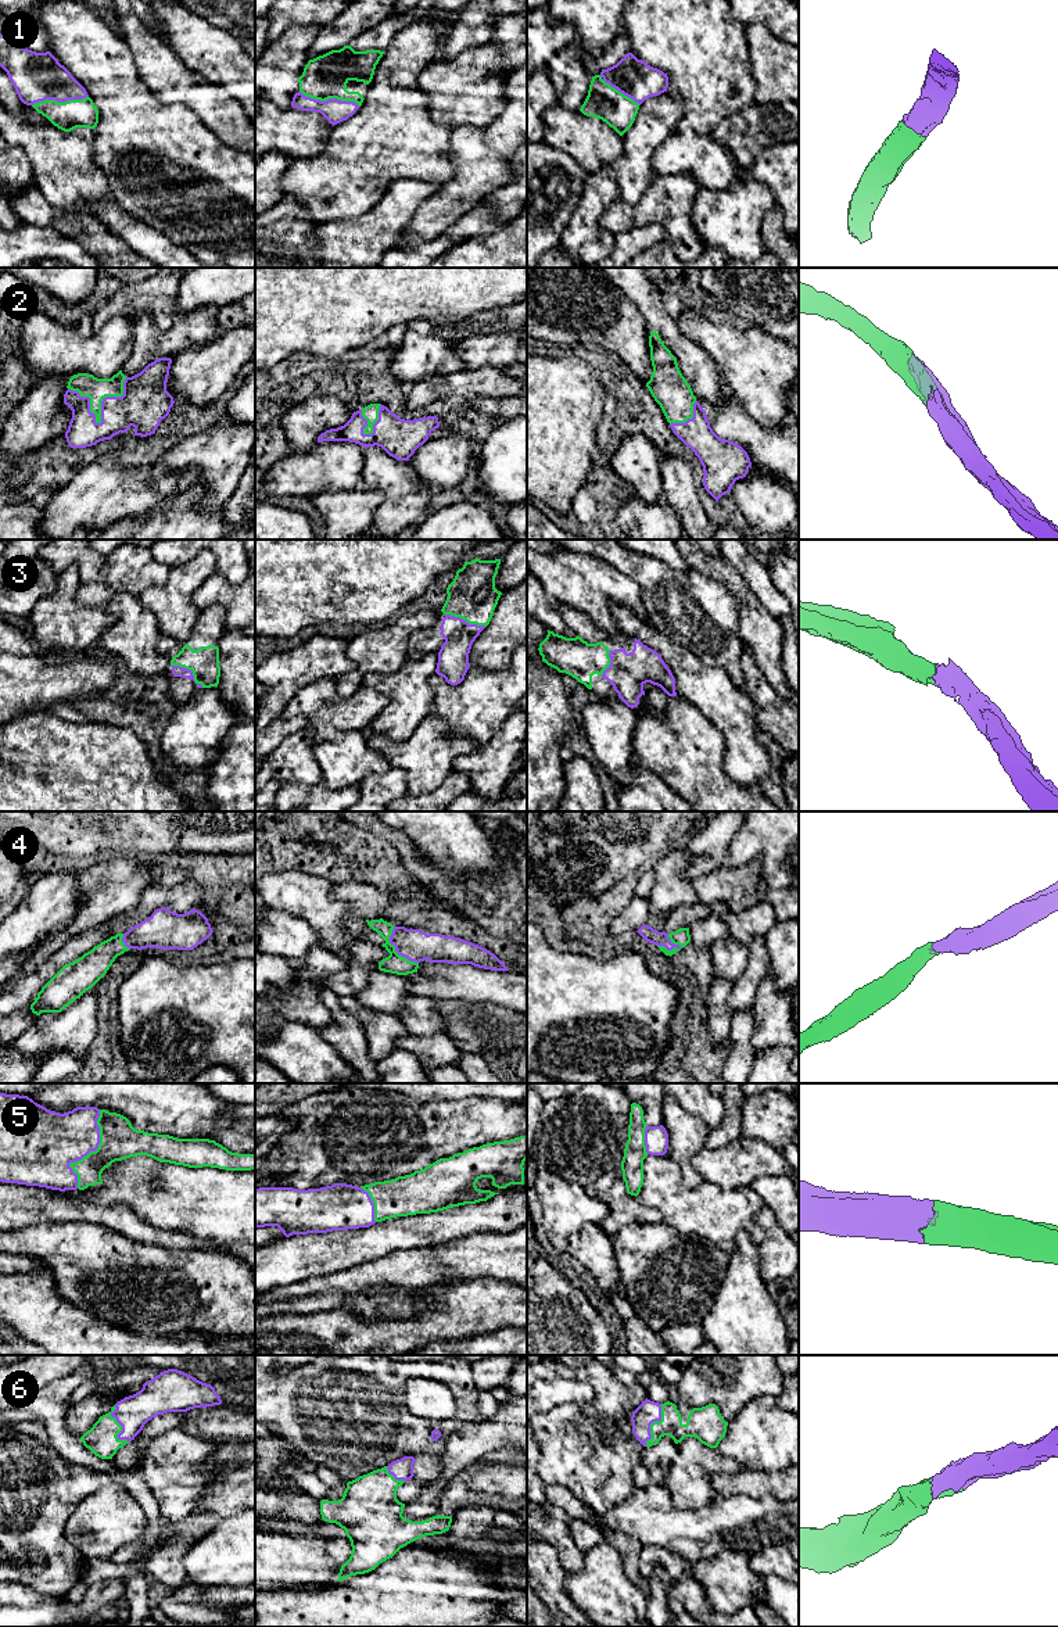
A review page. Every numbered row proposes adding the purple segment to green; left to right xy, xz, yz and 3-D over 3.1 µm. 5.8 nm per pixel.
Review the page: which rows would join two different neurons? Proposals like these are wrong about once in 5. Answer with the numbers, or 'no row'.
no row

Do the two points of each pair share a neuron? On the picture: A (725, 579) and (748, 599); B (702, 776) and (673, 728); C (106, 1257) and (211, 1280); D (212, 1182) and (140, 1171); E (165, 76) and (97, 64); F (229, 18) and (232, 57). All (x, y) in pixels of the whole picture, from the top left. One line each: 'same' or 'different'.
A: same
B: same
C: same
D: same
E: different
F: different

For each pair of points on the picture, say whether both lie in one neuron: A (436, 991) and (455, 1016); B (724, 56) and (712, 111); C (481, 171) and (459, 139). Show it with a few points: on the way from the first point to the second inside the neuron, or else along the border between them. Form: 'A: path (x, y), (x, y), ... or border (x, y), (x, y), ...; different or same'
A: border (440, 1000), (462, 1000), (469, 1007); different
B: path (712, 70), (712, 97); same
C: path (474, 162), (467, 147); same

